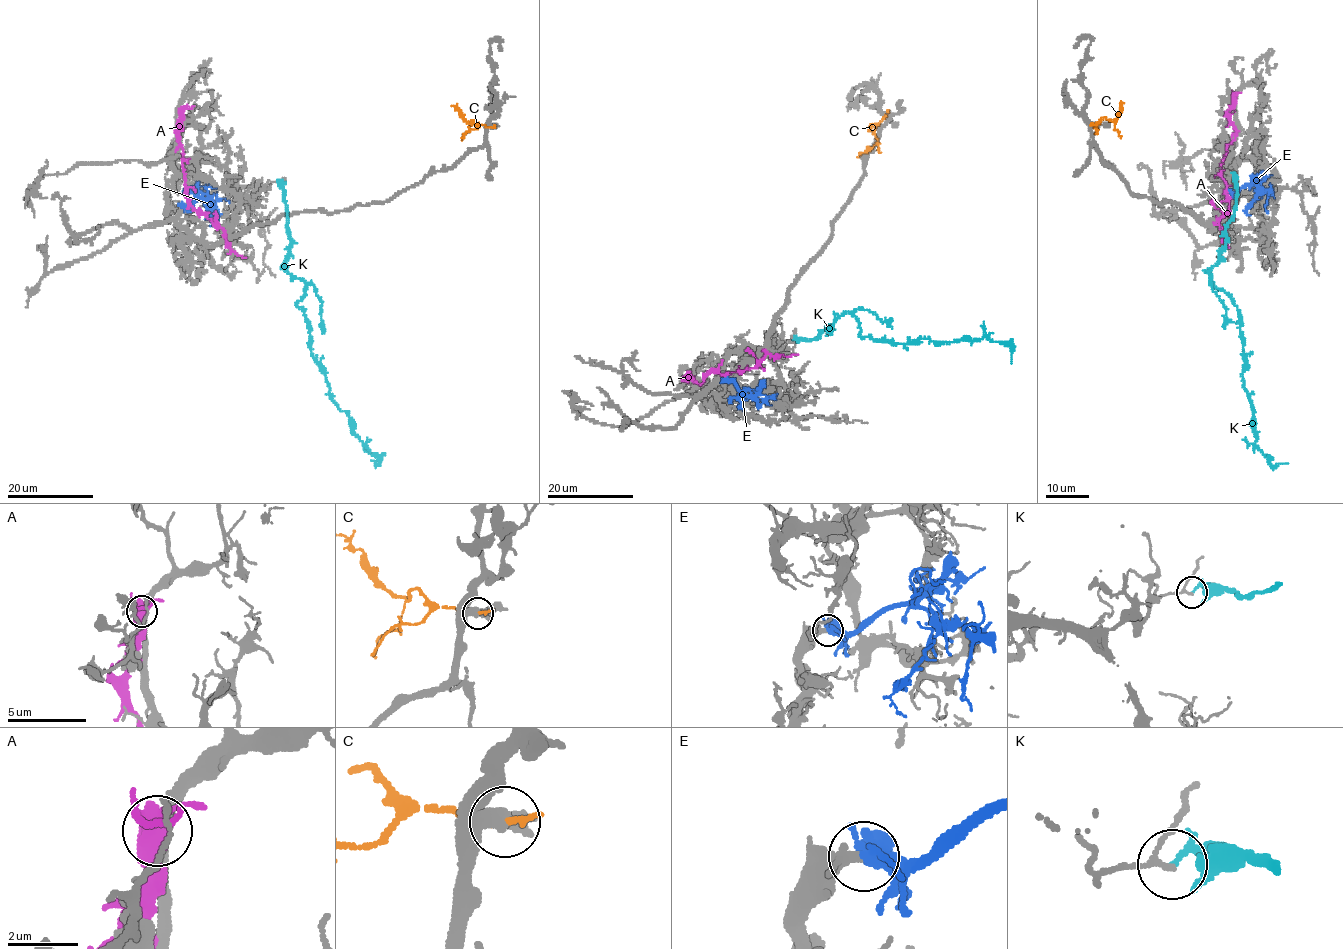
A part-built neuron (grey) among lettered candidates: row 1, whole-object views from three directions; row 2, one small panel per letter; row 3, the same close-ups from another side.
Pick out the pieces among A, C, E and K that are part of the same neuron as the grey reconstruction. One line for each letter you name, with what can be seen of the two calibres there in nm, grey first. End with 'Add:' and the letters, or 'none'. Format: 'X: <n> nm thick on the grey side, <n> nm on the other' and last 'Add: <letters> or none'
E: 240 nm thick on the grey side, 400 nm on the other
Add: E

